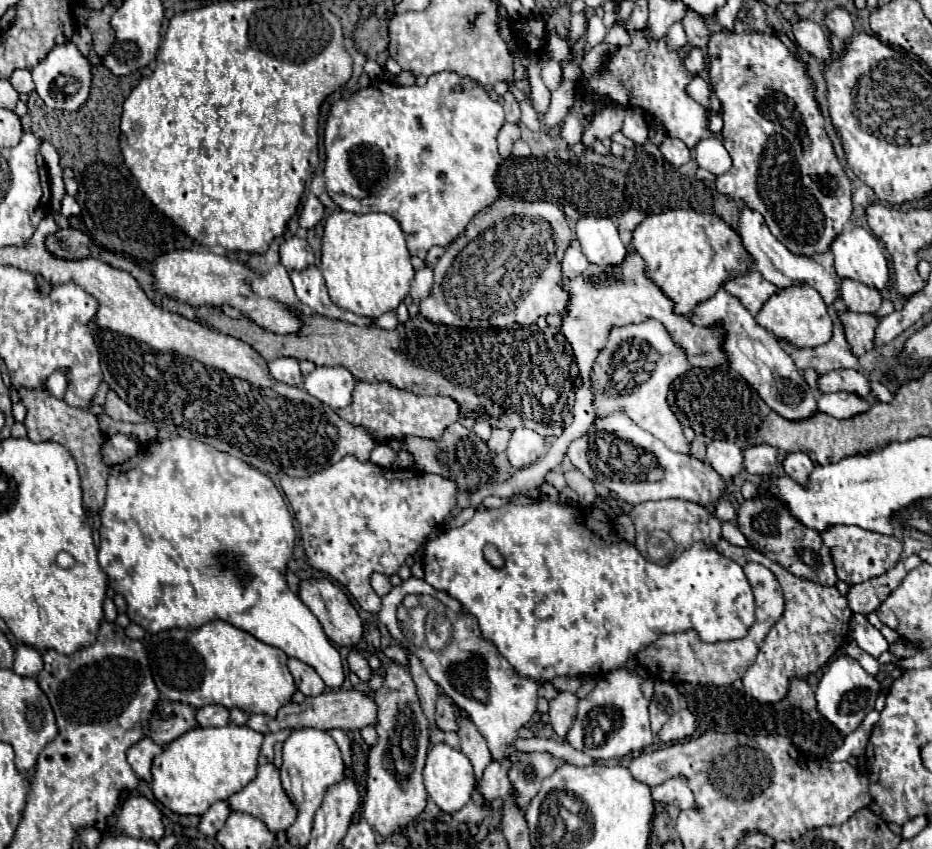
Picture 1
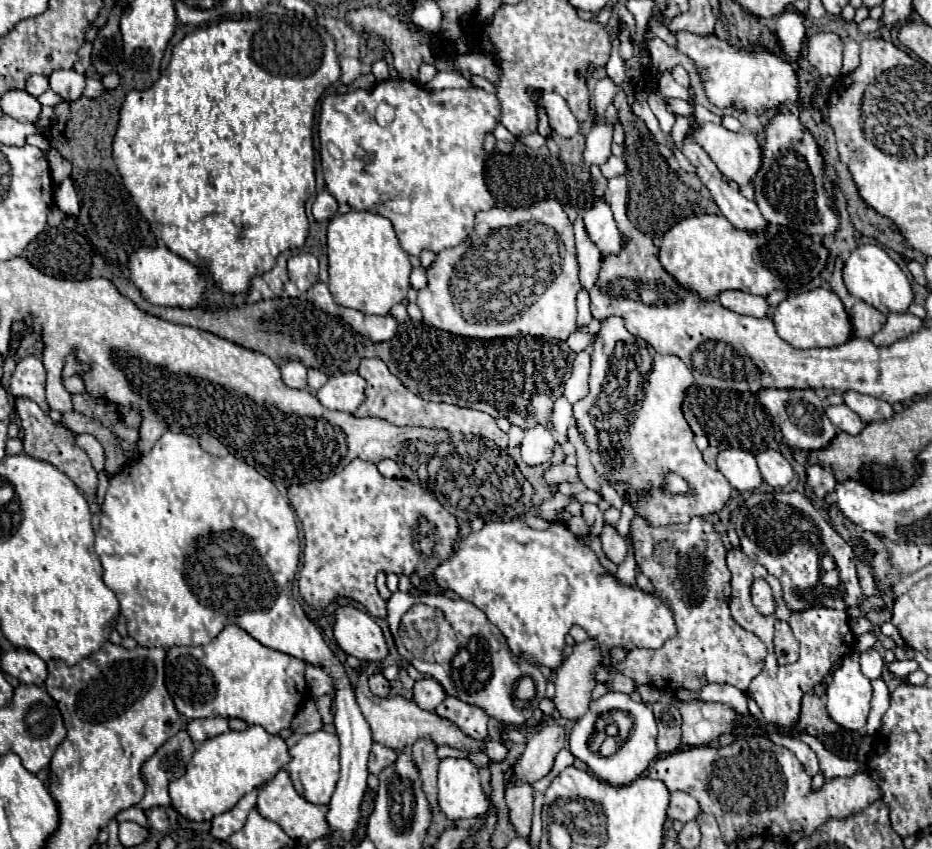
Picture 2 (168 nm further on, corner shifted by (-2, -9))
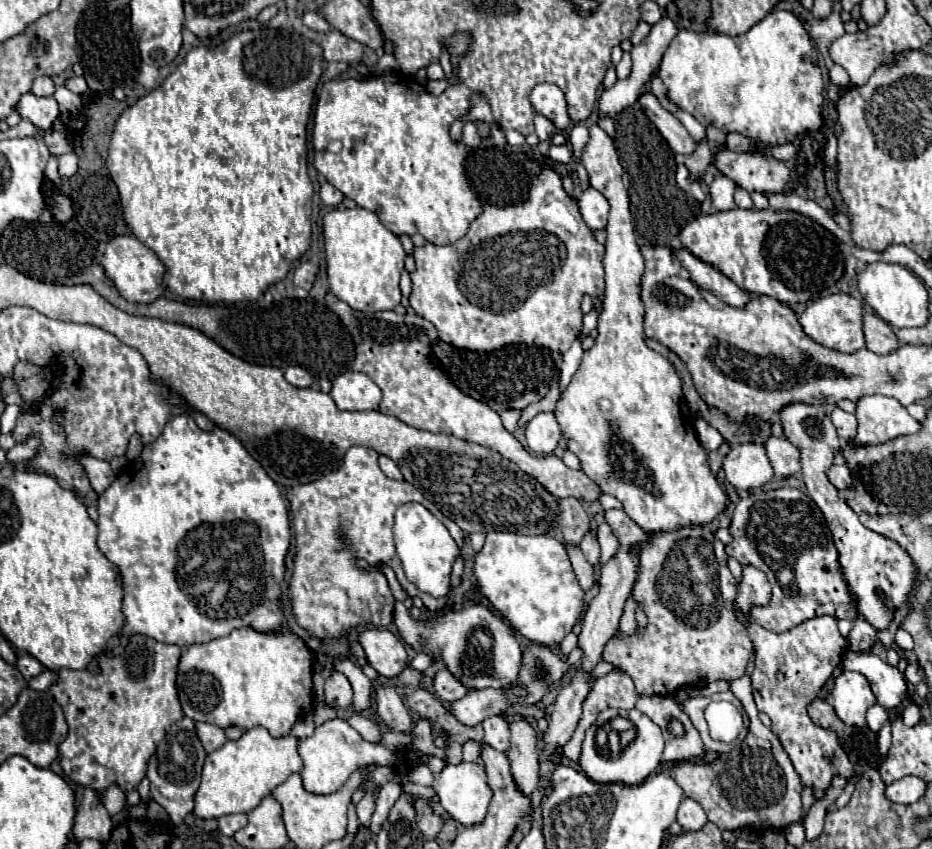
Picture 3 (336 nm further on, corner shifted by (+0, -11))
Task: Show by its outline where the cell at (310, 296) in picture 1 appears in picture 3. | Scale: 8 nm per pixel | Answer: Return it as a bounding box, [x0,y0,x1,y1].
[325,292,601,500]

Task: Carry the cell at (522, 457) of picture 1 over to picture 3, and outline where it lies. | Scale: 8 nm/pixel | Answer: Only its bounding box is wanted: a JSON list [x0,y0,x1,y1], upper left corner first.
[525,412,561,456]

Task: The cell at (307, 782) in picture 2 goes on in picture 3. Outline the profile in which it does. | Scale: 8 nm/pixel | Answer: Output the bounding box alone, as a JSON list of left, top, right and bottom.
[299,718,397,794]

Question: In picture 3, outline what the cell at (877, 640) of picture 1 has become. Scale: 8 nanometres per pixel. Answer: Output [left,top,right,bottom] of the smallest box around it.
[843,652,907,710]

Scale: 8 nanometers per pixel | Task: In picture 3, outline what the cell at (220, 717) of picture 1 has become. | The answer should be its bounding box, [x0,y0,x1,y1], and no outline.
[195,722,227,752]

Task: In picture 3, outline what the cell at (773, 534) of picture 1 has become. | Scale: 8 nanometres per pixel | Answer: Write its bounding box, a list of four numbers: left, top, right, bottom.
[727,488,857,634]

